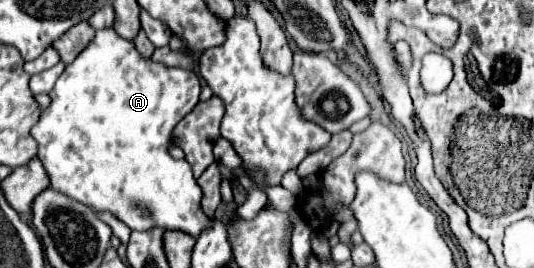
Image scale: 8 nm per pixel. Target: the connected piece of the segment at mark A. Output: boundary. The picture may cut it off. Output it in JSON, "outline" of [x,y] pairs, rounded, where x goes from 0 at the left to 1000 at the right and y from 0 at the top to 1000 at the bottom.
{"outline":[[[208,101],[182,116],[174,153],[122,250],[92,347],[96,392],[58,481],[58,504],[73,534],[73,593],[96,660],[96,698],[182,795],[200,787],[215,802],[245,862],[301,847],[369,884],[369,869],[395,840],[395,817],[376,787],[376,698],[369,690],[354,608],[328,601],[316,571],[316,534],[324,474],[365,407],[373,347],[376,317],[361,265],[268,220],[249,153],[223,138]]]}

